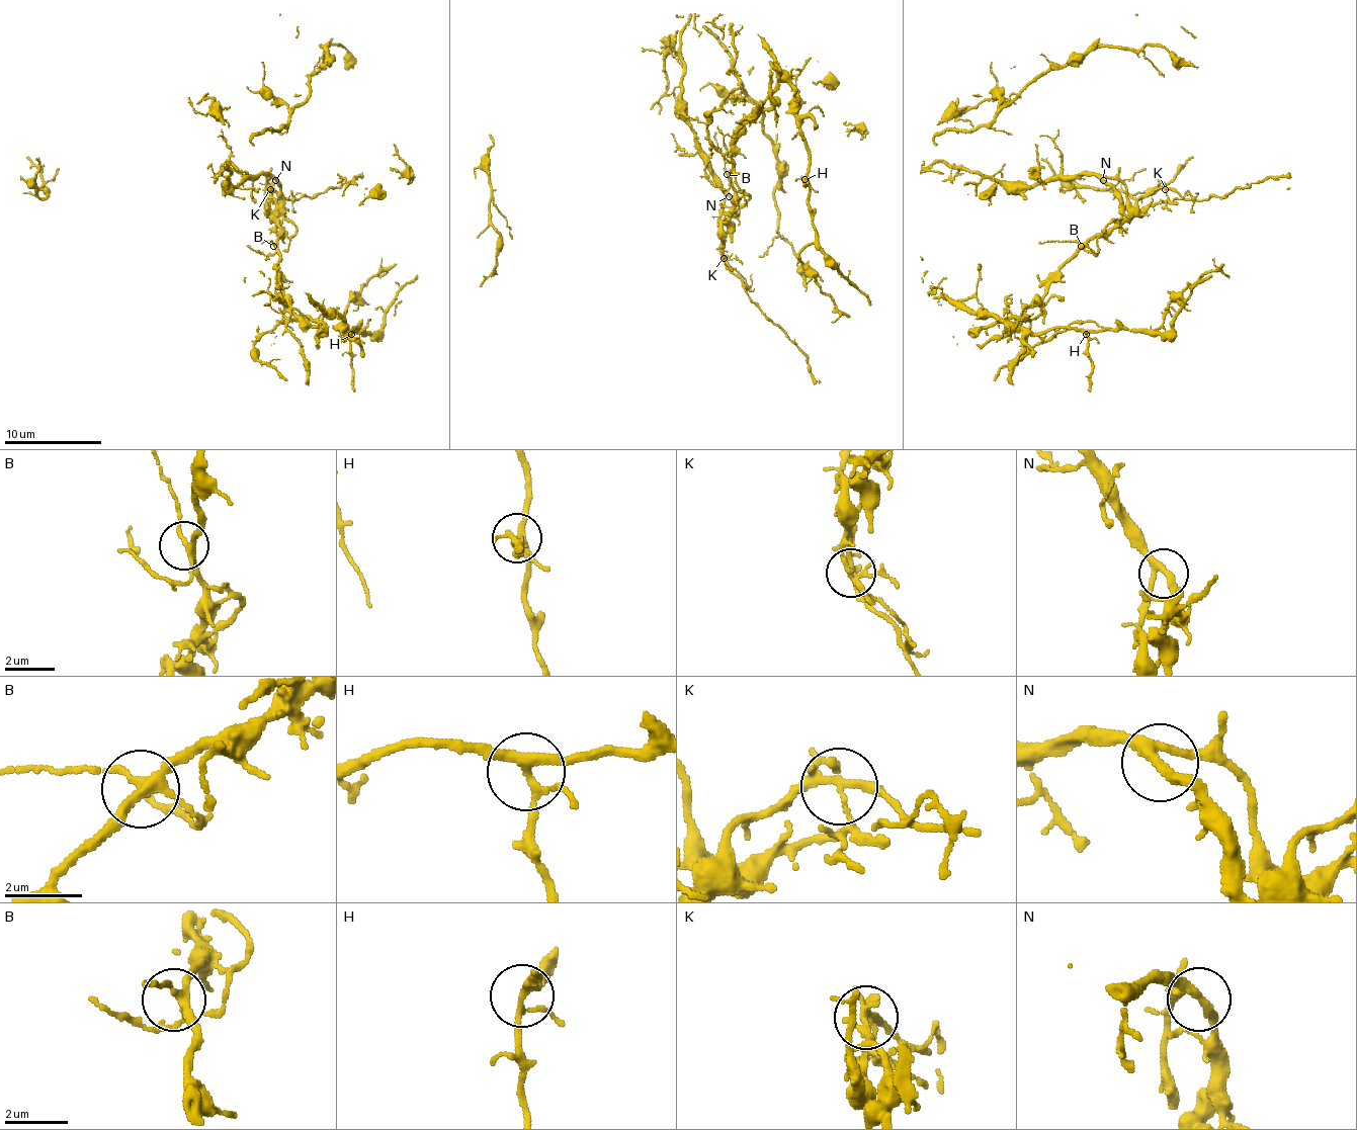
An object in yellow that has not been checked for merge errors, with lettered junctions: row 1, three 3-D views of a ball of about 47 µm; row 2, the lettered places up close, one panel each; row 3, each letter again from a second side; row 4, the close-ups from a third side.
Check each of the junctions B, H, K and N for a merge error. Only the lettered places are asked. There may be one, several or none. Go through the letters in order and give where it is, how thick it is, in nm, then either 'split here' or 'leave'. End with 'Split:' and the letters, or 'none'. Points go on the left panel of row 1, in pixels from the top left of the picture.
B: (273, 246) | 240 nm | leave
H: (351, 334) | 240 nm | leave
K: (270, 189) | 200 nm | split here
N: (275, 180) | 260 nm | leave
Split: K

